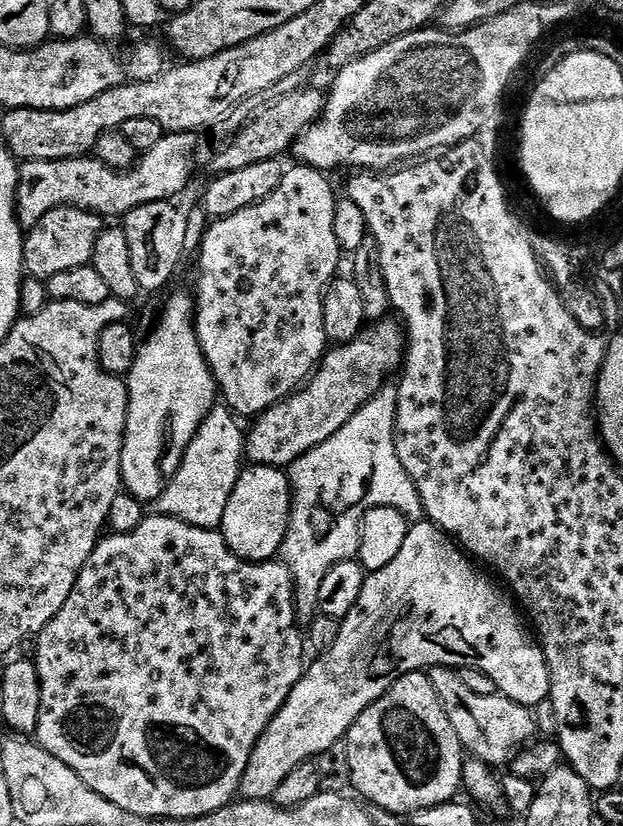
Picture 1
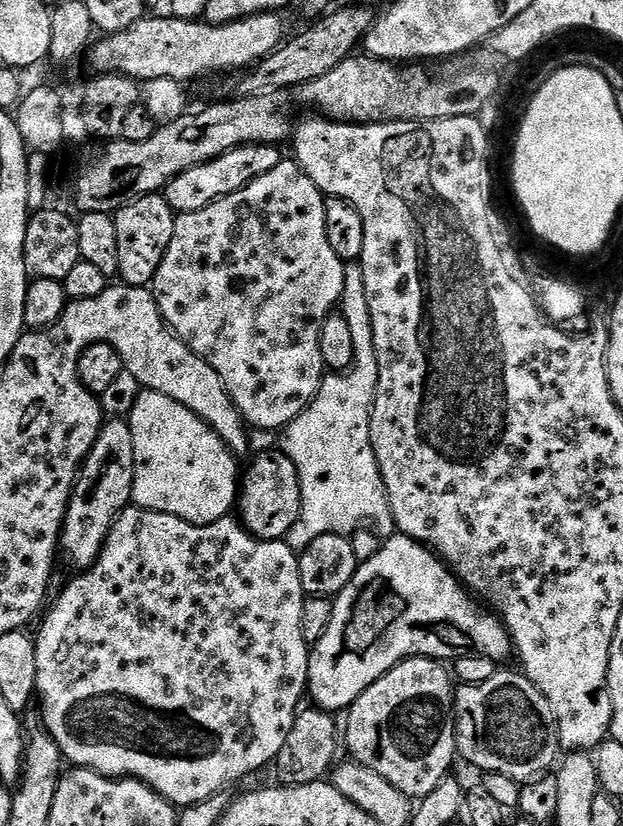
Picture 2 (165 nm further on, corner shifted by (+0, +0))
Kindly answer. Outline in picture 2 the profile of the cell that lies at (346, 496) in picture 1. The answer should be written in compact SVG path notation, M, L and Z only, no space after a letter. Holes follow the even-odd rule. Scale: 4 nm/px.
M345 273L340 315L346 318L350 334L353 335L352 366L347 372L325 375L318 394L306 406L306 410L291 420L282 432L282 452L297 467L301 488L300 518L294 522L286 537L286 543L293 550L310 546L310 542L314 542L314 538L322 538L322 534L348 536L361 527L362 520L385 515L388 507L388 491L384 489L384 479L374 454L374 446L370 442L370 418L378 386L378 362L374 350L373 322L365 298L365 284L359 273Z

